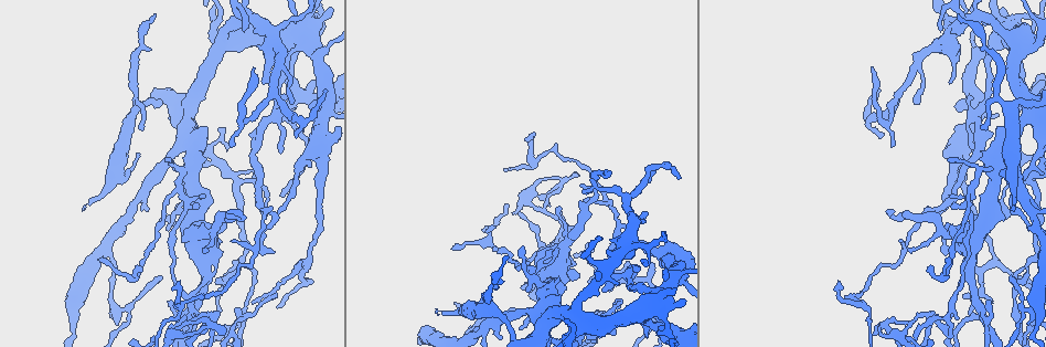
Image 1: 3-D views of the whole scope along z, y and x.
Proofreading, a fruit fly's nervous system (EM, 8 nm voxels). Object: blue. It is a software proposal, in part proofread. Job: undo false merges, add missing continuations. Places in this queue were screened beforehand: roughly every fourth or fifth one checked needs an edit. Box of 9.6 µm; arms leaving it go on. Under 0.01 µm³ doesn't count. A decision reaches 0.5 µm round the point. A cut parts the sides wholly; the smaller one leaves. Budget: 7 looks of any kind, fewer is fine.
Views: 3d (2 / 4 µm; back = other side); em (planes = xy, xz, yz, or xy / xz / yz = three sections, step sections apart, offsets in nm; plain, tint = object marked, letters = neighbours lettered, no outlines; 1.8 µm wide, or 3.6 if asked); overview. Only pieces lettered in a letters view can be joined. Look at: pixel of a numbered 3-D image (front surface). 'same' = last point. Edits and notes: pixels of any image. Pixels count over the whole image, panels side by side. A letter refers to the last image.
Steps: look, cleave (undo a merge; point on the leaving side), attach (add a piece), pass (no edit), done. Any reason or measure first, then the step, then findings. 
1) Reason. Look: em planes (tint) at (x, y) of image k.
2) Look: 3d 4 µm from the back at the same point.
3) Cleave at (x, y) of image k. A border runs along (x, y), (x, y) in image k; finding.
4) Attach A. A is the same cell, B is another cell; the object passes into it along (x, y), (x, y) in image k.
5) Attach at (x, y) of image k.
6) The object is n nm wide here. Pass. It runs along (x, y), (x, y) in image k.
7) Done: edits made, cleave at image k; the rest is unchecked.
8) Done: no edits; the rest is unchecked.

A fork. Look: em planes (tint) at (193, 312) of image 1.

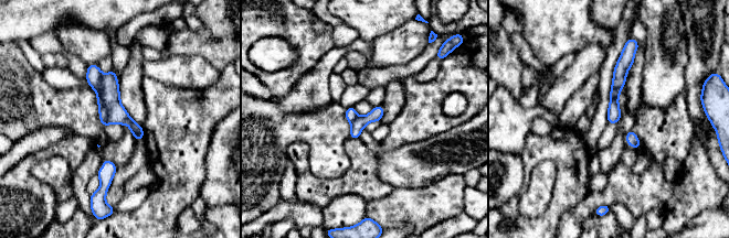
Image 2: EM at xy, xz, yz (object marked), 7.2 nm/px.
Look: em planes (letters) at the same point.

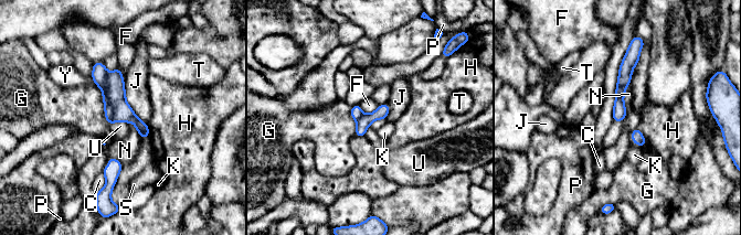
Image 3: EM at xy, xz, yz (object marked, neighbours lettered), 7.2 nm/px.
Pass. C, F, G, H, J, K, N, P, S, T, U and Y are other cells; it runs along (95, 65), (145, 135) in image 3; one neuron here.

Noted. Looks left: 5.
Three-way junction. Look: 3d 2 µm at (304, 280) of image 1.

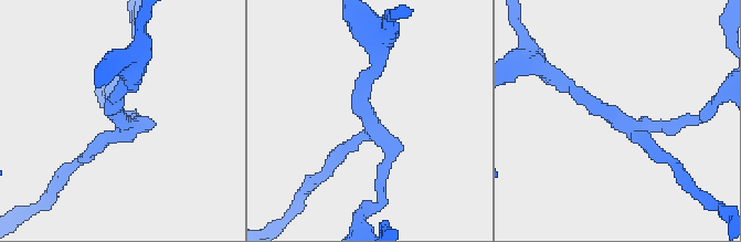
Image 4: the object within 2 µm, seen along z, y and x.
Need the tissue. Look: em 3.6 µm yz step 4 (tint) at (371, 120) of image 4.

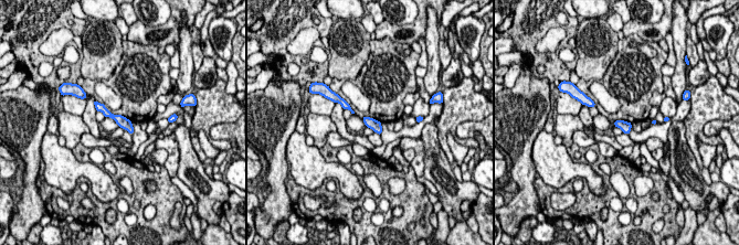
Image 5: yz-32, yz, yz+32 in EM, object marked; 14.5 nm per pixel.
Look: em 3.6 µm planes (letters) at the same point.

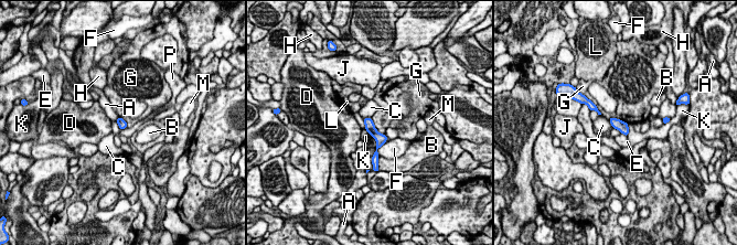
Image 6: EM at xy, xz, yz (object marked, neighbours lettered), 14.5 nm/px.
Pass. A, B, C, D, E, F, G, H, J, K, L, M and P are other cells; a border runs along (371, 118), (374, 127), (384, 135) in image 6; continuous, no second neuron.

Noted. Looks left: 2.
Three-way junction. Look: em 3.6 µm planes (letters) at (273, 214) of image 1.

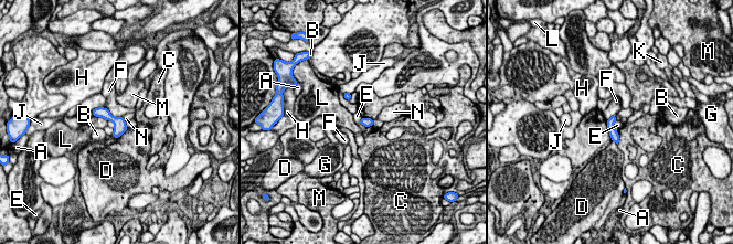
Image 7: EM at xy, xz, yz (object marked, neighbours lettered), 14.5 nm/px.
The object is 120 nm wide here. Pass. A, B, C, D, E, F, G, H, J, K, L, M and N are other cells; a border runs along (104, 107), (95, 107), (91, 110) in image 7; all the same neuron.

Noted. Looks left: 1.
Done: no edits; the rest is unchecked.

